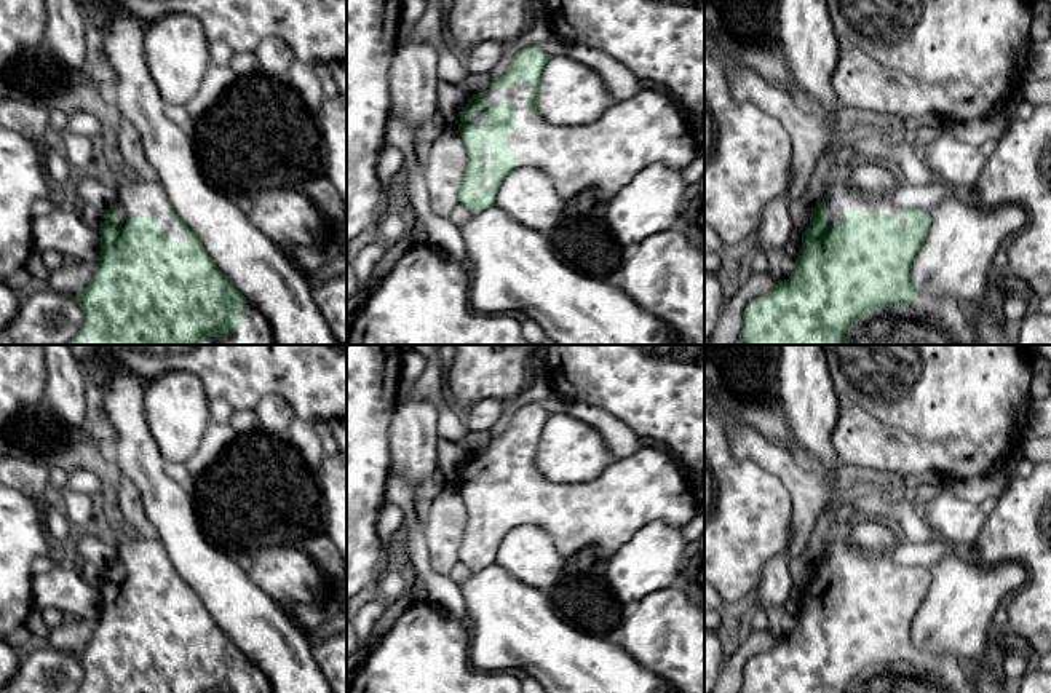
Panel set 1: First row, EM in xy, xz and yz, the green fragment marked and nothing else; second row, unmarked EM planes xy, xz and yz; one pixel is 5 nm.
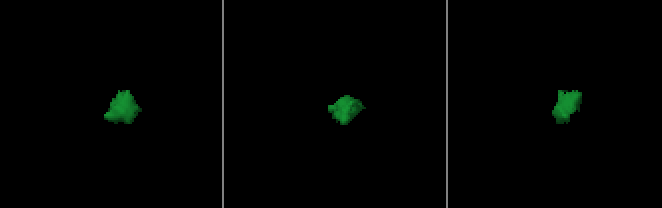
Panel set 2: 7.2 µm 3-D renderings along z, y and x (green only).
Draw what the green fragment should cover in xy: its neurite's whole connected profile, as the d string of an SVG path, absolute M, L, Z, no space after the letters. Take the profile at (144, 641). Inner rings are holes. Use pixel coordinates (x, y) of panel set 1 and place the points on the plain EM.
M129 535L104 572L101 610L88 645L75 653L83 680L75 693L273 693L268 677L225 636L198 594L174 570L160 540Z

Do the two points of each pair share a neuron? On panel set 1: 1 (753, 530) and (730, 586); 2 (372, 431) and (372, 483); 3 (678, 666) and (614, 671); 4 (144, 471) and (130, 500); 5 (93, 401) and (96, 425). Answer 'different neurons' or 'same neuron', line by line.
1: same neuron
2: same neuron
3: different neurons
4: different neurons
5: same neuron

